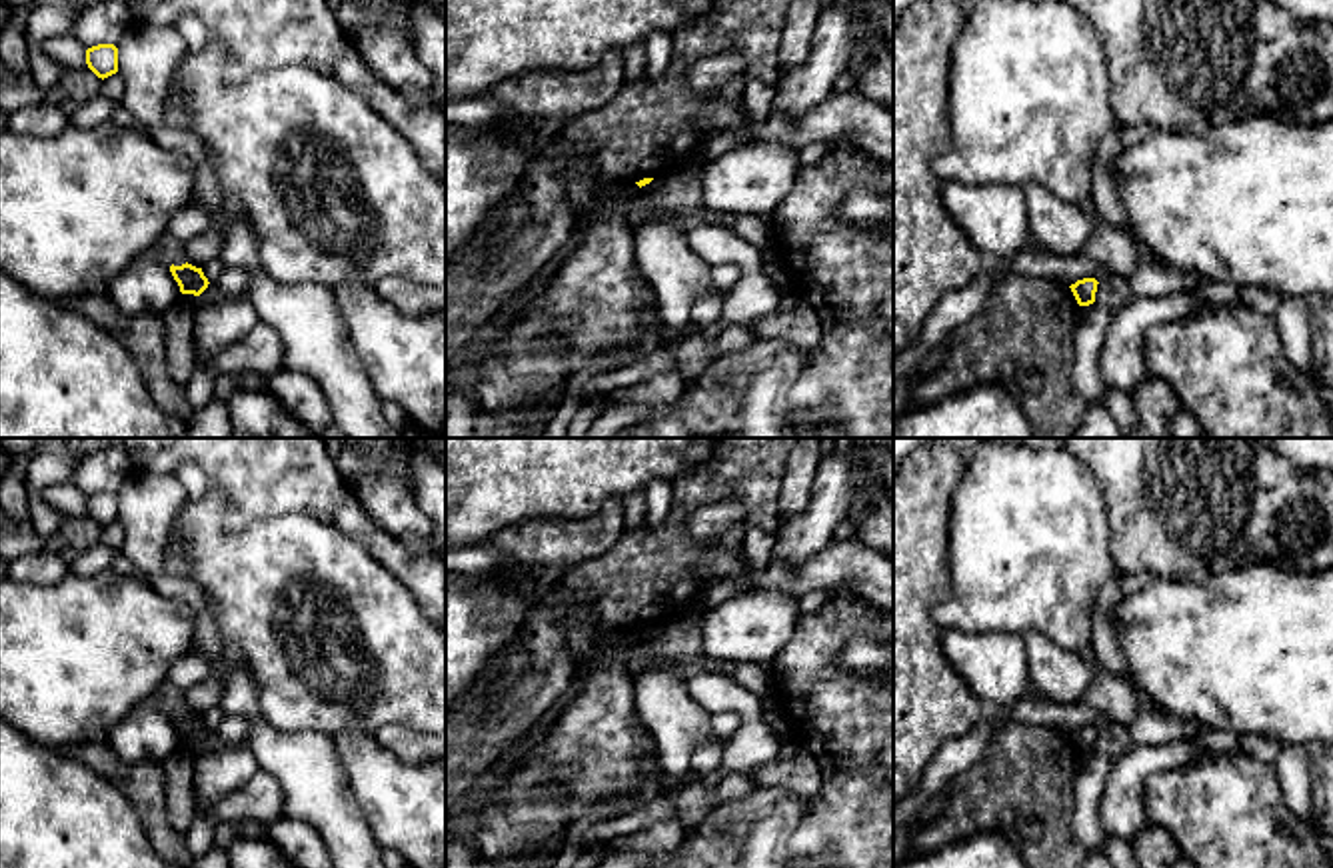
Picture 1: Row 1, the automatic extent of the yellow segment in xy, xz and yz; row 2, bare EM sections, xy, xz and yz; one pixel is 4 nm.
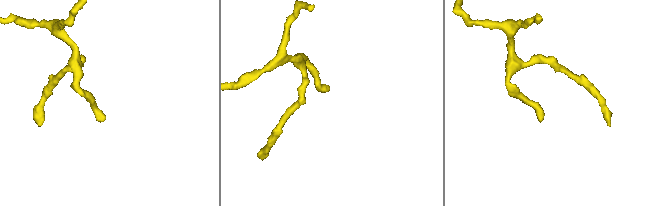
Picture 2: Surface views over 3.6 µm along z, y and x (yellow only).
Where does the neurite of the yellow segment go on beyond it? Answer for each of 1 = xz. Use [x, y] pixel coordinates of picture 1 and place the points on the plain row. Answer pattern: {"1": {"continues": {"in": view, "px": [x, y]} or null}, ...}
{"1": {"continues": null}}

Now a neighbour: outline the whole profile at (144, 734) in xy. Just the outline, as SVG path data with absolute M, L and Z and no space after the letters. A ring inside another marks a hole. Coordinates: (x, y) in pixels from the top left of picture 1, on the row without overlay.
M146 704L114 724L104 740L124 762L164 762L182 742L170 716Z

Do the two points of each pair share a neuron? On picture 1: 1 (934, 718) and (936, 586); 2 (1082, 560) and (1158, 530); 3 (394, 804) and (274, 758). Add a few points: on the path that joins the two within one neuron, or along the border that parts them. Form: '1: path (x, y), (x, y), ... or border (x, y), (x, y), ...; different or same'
1: path (920, 686), (920, 618); same
2: border (1104, 504), (1110, 556), (1118, 568); different
3: border (334, 744), (344, 778), (372, 830); different

